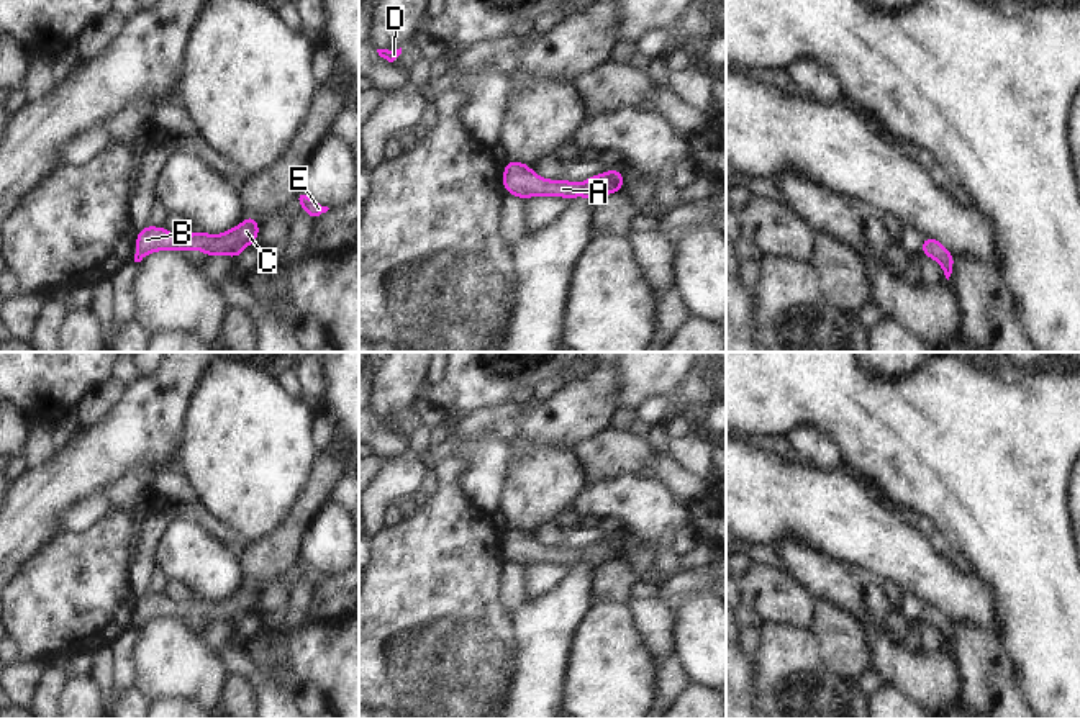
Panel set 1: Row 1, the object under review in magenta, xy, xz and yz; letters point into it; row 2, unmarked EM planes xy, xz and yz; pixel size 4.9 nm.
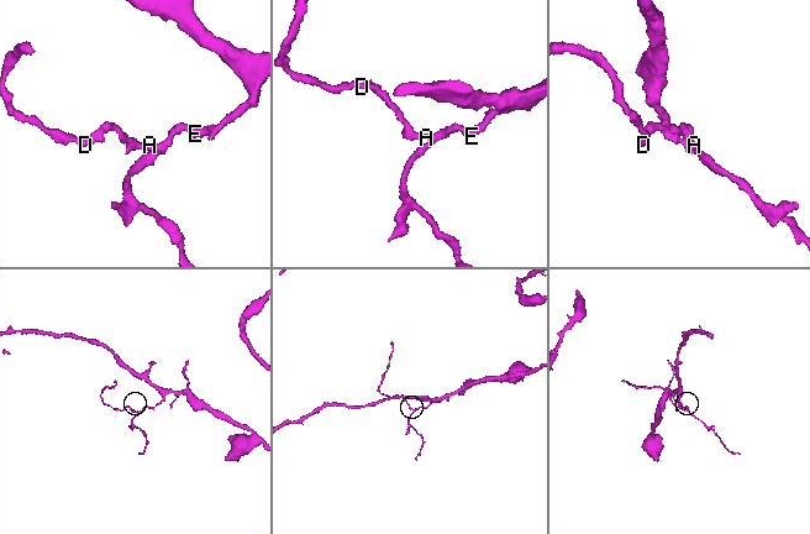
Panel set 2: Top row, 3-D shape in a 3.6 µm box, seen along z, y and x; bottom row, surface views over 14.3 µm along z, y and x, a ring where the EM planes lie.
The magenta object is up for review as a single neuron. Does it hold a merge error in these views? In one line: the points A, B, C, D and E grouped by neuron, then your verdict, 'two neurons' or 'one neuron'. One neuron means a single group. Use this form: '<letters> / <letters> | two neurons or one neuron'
A B C D E | one neuron

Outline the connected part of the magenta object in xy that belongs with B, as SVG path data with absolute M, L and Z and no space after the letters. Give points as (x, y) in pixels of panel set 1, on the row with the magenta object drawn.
M247 216L238 228L231 228L218 236L211 236L205 231L177 236L166 228L146 226L136 237L134 262L141 262L147 254L154 251L203 251L206 257L216 254L226 254L238 257L247 244L254 244L259 234L259 224L254 216Z

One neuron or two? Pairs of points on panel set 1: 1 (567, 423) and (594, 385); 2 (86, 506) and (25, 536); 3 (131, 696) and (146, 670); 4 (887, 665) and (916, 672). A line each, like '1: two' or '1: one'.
1: one
2: two
3: two
4: one

